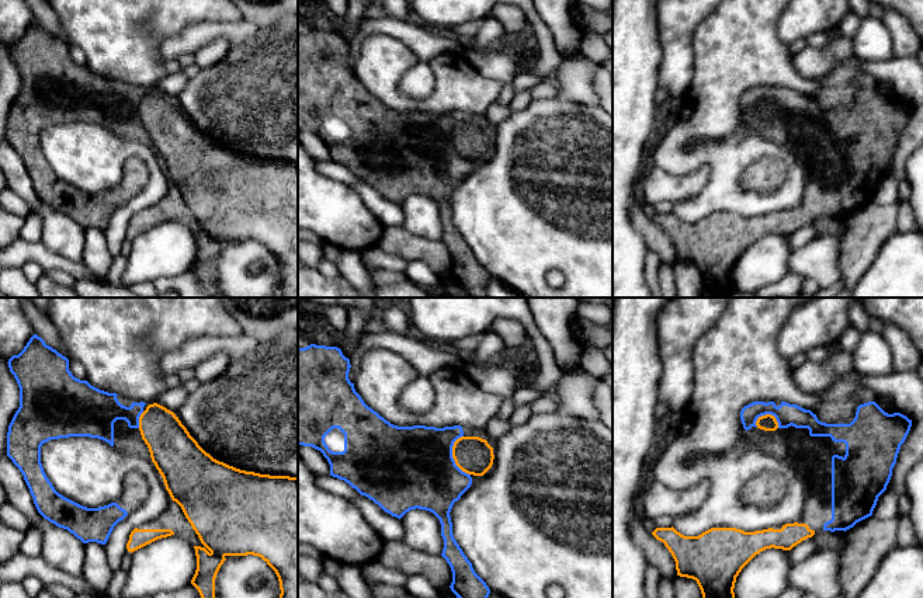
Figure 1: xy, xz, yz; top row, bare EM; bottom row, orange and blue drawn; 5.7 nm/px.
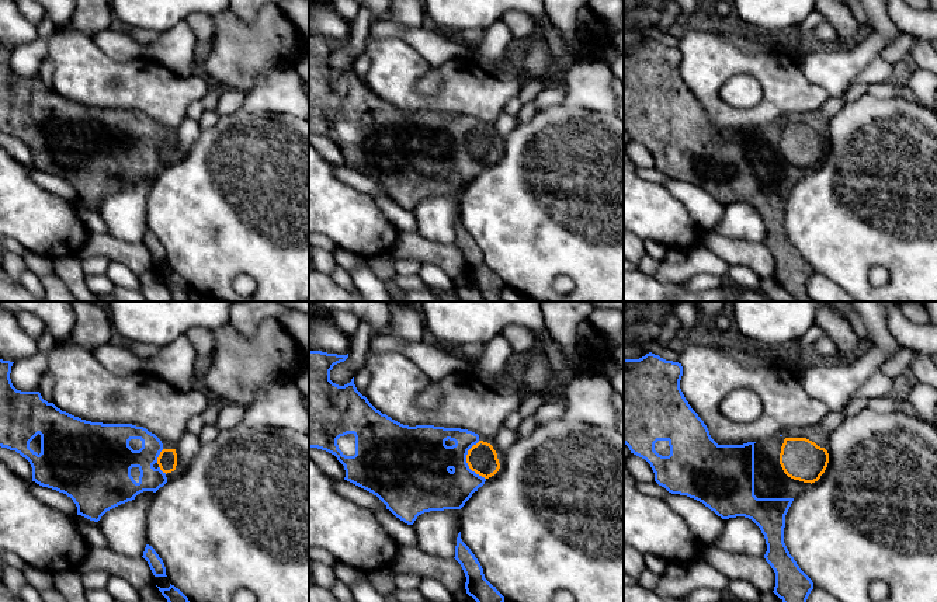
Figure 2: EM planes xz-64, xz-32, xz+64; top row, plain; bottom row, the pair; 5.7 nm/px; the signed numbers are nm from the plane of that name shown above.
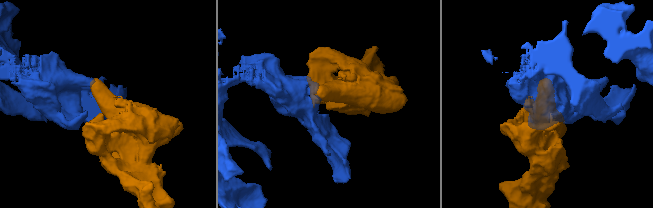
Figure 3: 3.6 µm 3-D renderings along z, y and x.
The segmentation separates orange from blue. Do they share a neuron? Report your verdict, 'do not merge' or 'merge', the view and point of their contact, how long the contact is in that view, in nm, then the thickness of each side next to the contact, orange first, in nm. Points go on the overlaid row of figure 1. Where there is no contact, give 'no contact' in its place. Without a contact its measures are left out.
merge | xz (453, 456) | 240 nm | 220/460 nm

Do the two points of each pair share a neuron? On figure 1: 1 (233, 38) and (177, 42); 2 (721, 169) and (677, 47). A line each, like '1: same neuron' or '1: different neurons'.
1: same neuron
2: different neurons

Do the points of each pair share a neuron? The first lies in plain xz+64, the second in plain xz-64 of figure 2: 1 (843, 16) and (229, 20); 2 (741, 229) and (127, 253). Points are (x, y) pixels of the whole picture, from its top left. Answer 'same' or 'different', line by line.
1: different
2: different

